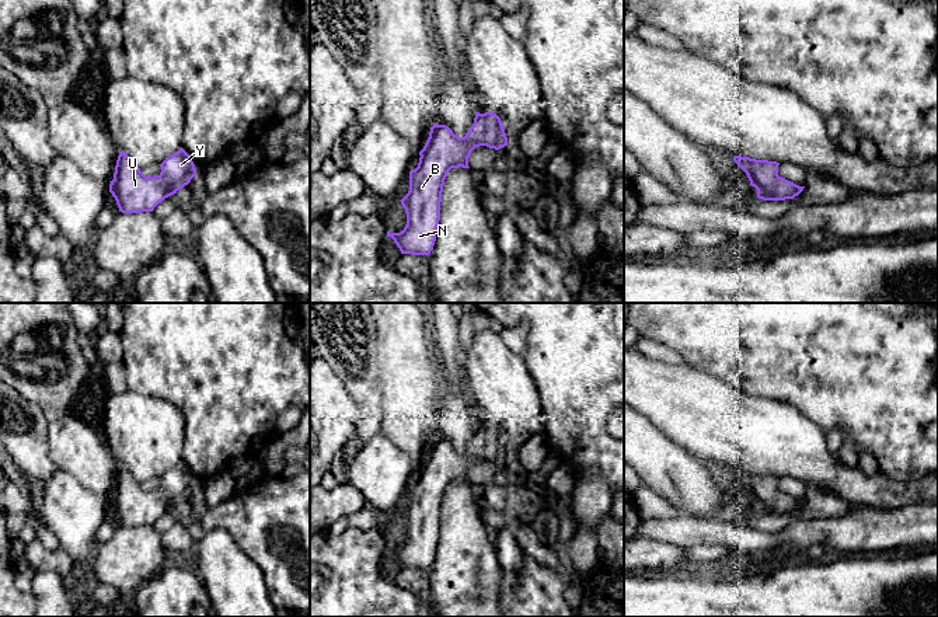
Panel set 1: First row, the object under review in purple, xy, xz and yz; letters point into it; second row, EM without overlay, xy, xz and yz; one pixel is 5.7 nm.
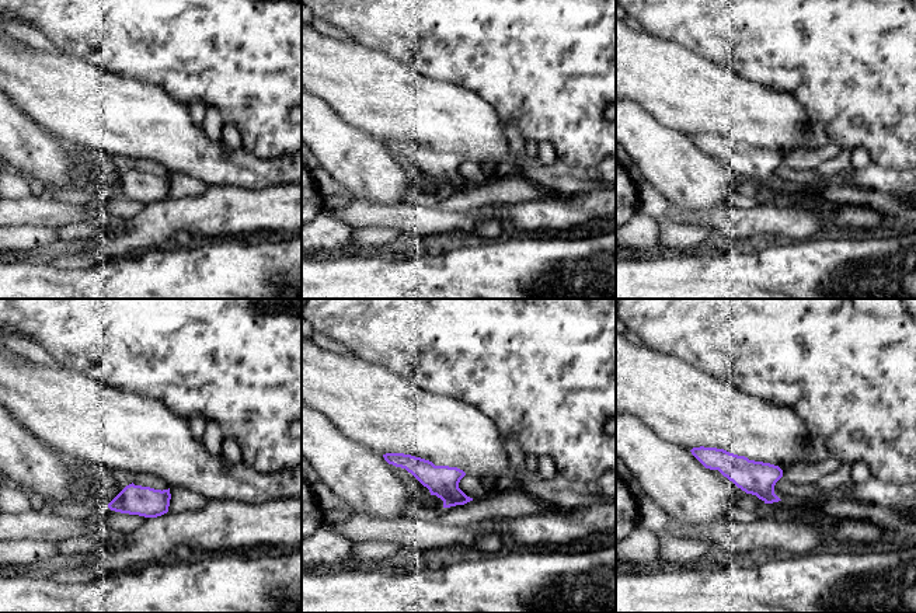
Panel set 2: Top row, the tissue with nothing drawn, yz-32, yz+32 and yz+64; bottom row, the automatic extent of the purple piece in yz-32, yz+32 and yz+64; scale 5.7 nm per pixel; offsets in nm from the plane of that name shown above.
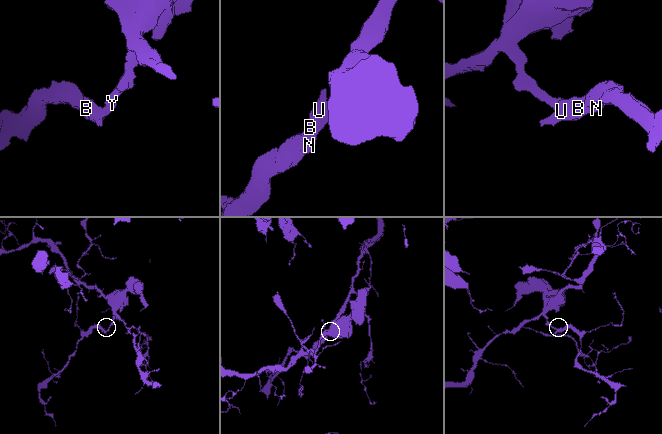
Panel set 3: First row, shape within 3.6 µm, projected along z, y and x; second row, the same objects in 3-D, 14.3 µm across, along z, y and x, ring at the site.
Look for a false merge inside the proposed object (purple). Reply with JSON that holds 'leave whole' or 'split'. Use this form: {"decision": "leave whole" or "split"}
{"decision": "leave whole"}

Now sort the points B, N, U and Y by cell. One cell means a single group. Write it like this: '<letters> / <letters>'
B N U Y

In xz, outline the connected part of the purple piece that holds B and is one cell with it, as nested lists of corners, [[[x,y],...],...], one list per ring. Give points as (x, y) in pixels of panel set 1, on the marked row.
[[[475,112],[464,137],[446,125],[433,123],[419,151],[419,163],[409,171],[409,191],[400,201],[407,224],[400,233],[387,231],[401,254],[429,255],[436,241],[444,179],[451,168],[470,168],[468,157],[475,147],[499,150],[508,146],[501,118],[494,112]]]

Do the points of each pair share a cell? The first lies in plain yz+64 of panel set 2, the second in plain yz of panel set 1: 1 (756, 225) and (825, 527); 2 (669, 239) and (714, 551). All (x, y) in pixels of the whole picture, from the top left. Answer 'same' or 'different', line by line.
1: different
2: same

